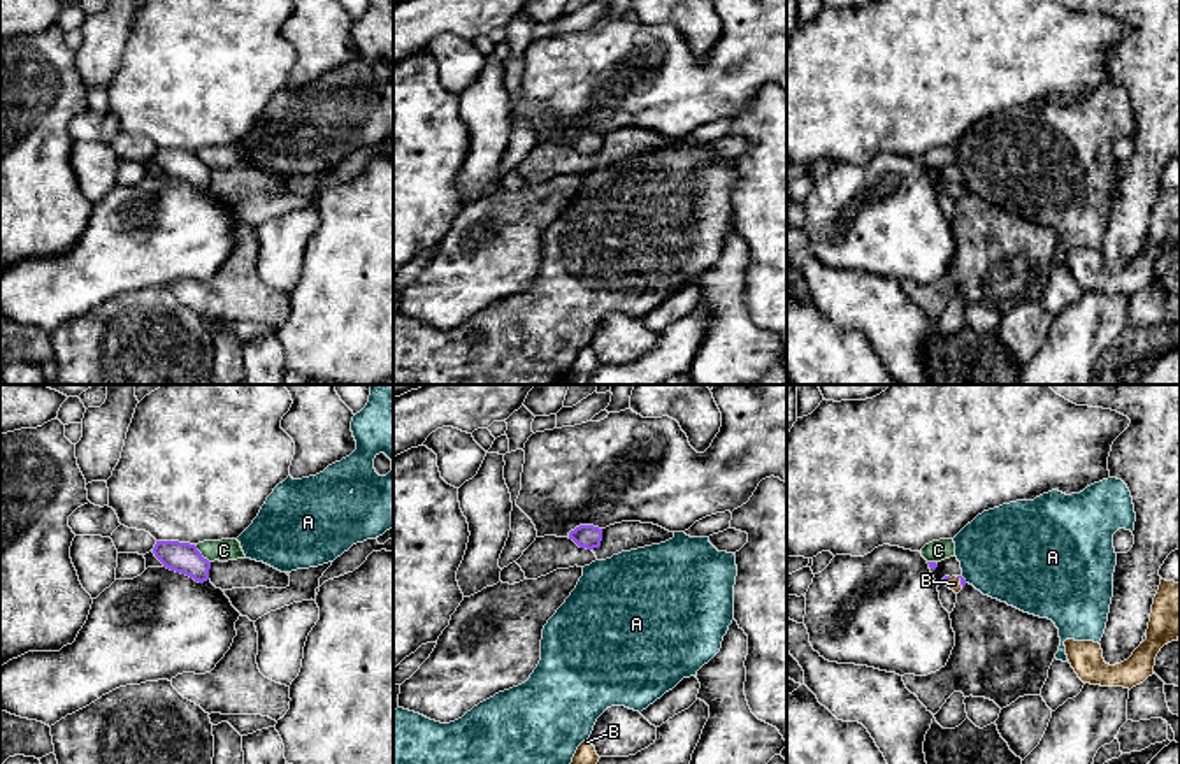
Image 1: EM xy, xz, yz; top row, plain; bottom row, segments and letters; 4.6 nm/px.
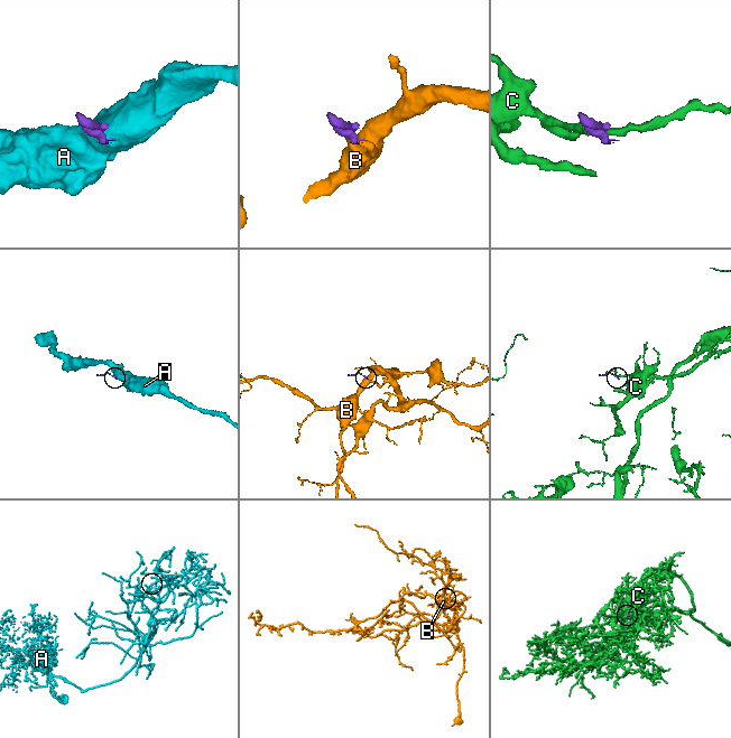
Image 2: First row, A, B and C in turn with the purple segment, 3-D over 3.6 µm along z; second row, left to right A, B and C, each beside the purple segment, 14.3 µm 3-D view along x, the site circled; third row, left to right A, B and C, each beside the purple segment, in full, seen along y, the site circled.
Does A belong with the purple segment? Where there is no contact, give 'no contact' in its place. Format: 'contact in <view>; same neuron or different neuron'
contact in yz; different neuron

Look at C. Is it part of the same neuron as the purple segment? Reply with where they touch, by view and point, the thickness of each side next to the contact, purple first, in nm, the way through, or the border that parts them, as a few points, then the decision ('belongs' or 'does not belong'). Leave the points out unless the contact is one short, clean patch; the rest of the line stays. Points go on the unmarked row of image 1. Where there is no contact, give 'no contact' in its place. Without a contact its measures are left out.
xy (201, 160) | 140/100 nm | along xy (194, 151), (209, 169) | does not belong

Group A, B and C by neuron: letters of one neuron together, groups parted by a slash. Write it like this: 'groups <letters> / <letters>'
groups A / B / C

